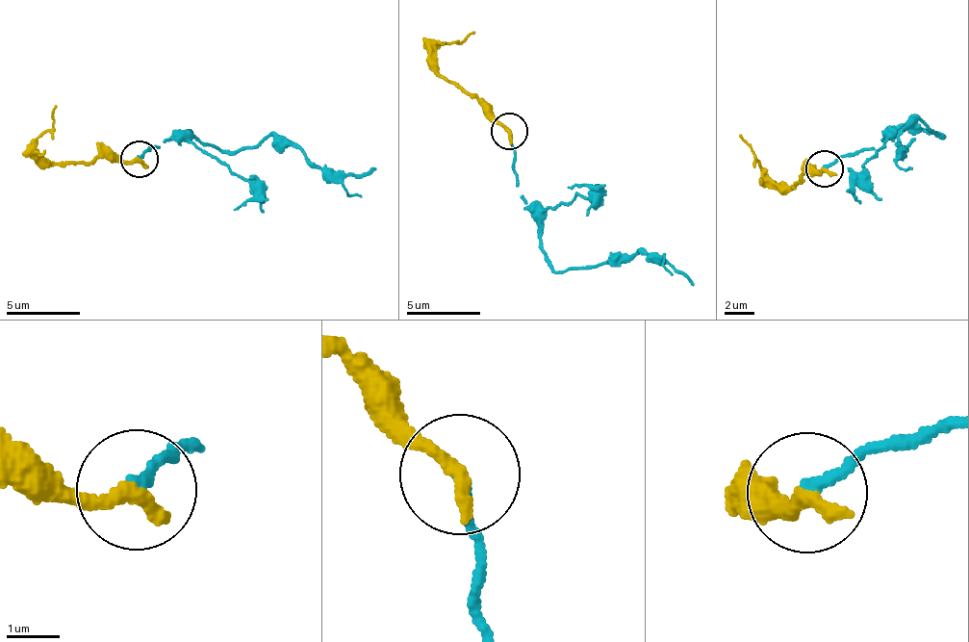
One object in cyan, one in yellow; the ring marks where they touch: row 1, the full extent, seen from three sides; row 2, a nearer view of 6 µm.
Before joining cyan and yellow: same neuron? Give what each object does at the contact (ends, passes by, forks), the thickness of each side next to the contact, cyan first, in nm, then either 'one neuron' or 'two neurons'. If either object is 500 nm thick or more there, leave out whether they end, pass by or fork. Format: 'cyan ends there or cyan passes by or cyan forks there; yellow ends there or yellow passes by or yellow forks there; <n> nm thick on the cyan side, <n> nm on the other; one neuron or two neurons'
cyan ends there; yellow ends there; 200 nm thick on the cyan side, 320 nm on the other; two neurons

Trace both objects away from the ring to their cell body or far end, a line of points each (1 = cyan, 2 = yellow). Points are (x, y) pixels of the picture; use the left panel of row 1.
1: (139, 158), (165, 139), (185, 135), (226, 150), (257, 149), (283, 136), (308, 160), (368, 176), (377, 169)
2: (139, 158), (46, 161), (37, 143), (55, 104)

